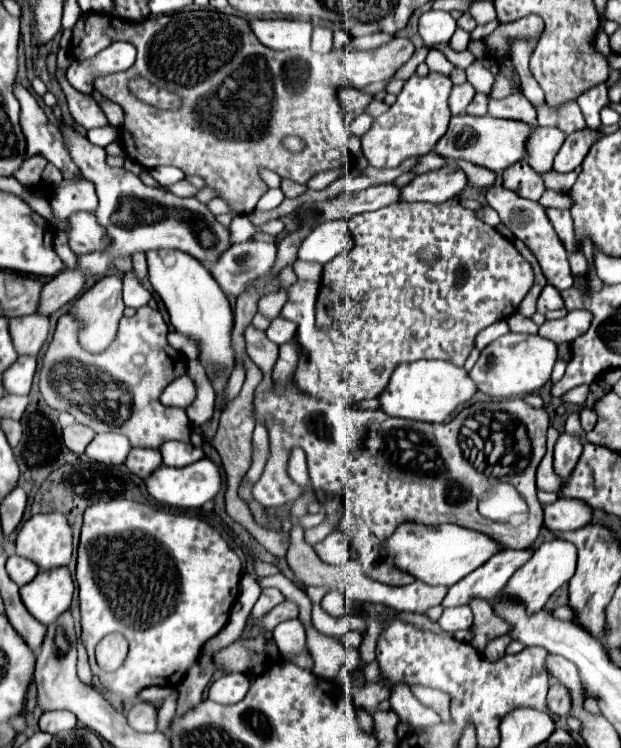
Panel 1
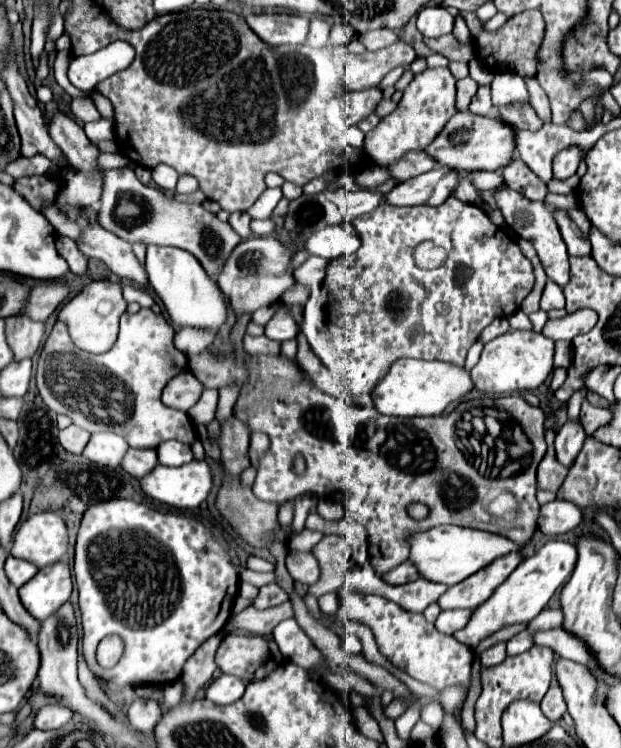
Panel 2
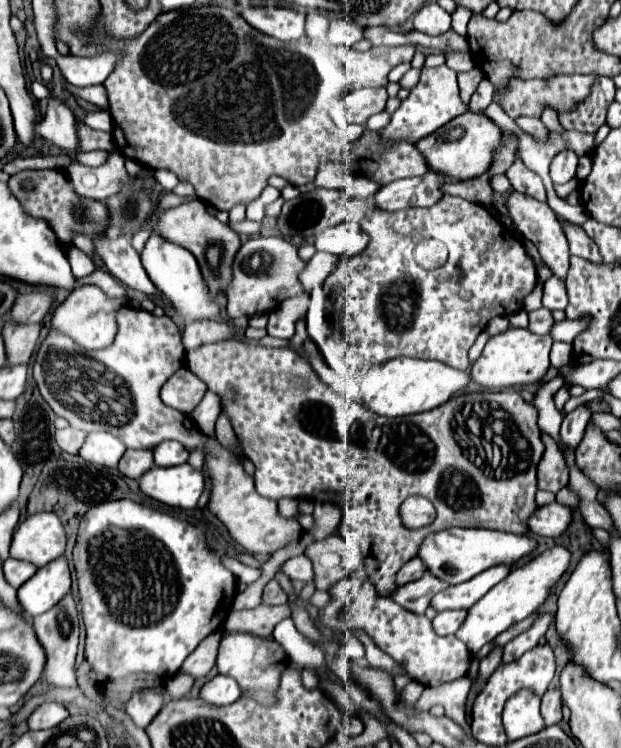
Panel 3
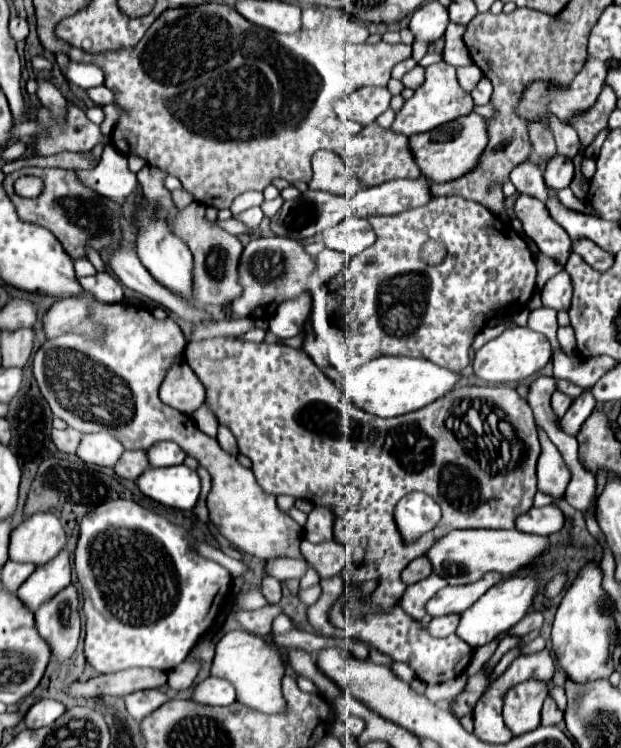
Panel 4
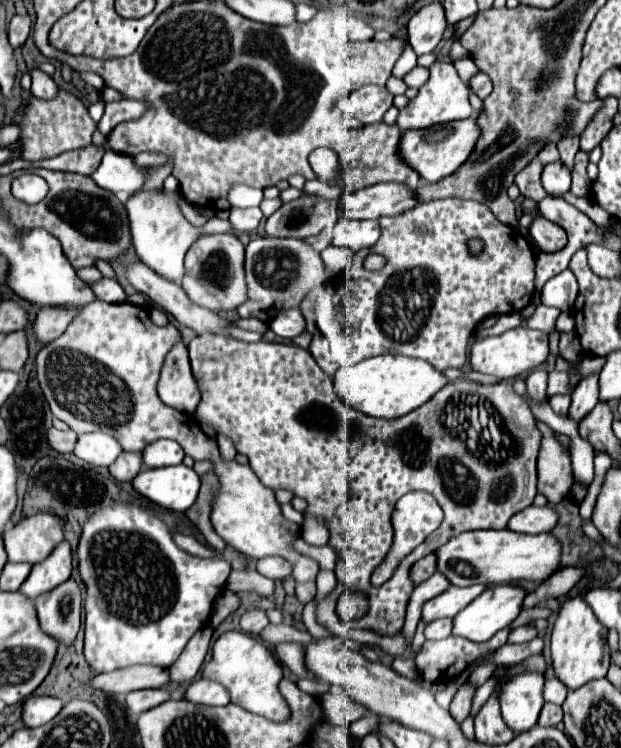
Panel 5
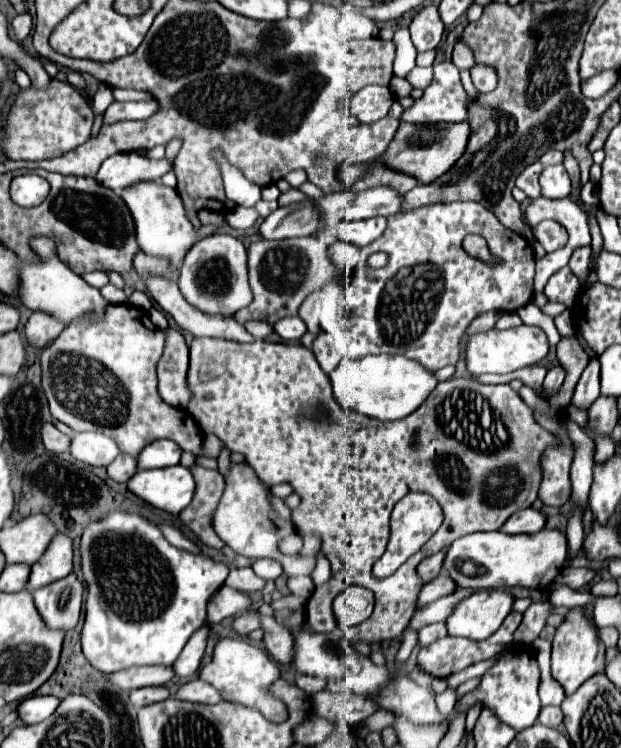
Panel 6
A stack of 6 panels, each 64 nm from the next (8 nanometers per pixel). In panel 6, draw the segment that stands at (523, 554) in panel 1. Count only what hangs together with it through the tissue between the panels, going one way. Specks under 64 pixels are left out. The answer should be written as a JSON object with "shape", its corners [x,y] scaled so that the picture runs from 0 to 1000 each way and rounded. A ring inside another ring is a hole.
{"shape":[[[738,786],[728,797],[715,797],[715,799],[702,802],[702,805],[696,805],[696,807],[686,807],[683,813],[676,813],[676,816],[663,824],[663,829],[660,829],[663,840],[667,840],[667,842],[676,842],[676,840],[683,840],[683,837],[689,837],[689,834],[718,829],[718,826],[725,824],[728,813],[734,813],[734,805],[747,802],[747,797],[760,797],[760,791],[767,791],[767,789],[763,789],[763,786]]]}

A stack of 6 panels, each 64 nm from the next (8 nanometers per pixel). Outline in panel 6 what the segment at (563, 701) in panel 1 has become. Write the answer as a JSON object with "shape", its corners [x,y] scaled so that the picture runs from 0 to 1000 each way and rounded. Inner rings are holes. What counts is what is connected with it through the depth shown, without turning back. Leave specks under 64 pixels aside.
{"shape":[[[876,944],[866,957],[866,965],[882,973],[899,973],[905,968],[905,949],[899,944]]]}

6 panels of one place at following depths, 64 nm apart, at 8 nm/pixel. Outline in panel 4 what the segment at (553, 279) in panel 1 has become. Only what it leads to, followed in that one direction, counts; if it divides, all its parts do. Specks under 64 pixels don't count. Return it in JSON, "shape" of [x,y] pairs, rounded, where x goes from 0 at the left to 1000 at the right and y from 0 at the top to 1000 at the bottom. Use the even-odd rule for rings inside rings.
{"shape":[[[837,259],[828,270],[828,286],[841,297],[844,313],[863,324],[866,334],[908,356],[918,342],[921,321],[908,310],[908,305],[902,305],[899,297],[882,289],[882,278],[876,278],[876,270]]]}

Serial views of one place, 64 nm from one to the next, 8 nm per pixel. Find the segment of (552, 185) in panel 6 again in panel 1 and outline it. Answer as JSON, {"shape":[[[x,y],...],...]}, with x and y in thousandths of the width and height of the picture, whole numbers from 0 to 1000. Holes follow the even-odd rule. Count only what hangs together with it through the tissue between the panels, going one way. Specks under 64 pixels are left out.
{"shape":[[[947,168],[911,182],[905,198],[899,201],[899,206],[892,211],[892,227],[918,230],[928,222],[934,222],[940,209],[950,203],[953,193],[960,193],[960,187],[966,187],[966,184],[969,184],[966,174],[953,174]]]}

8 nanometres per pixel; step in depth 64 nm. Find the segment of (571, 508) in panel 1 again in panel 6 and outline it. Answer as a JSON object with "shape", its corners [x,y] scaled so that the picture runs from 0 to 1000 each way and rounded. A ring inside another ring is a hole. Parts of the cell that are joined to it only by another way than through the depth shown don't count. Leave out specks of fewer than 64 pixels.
{"shape":[[[844,679],[821,690],[818,698],[805,706],[815,714],[860,714],[879,703],[879,687],[863,679]]]}

